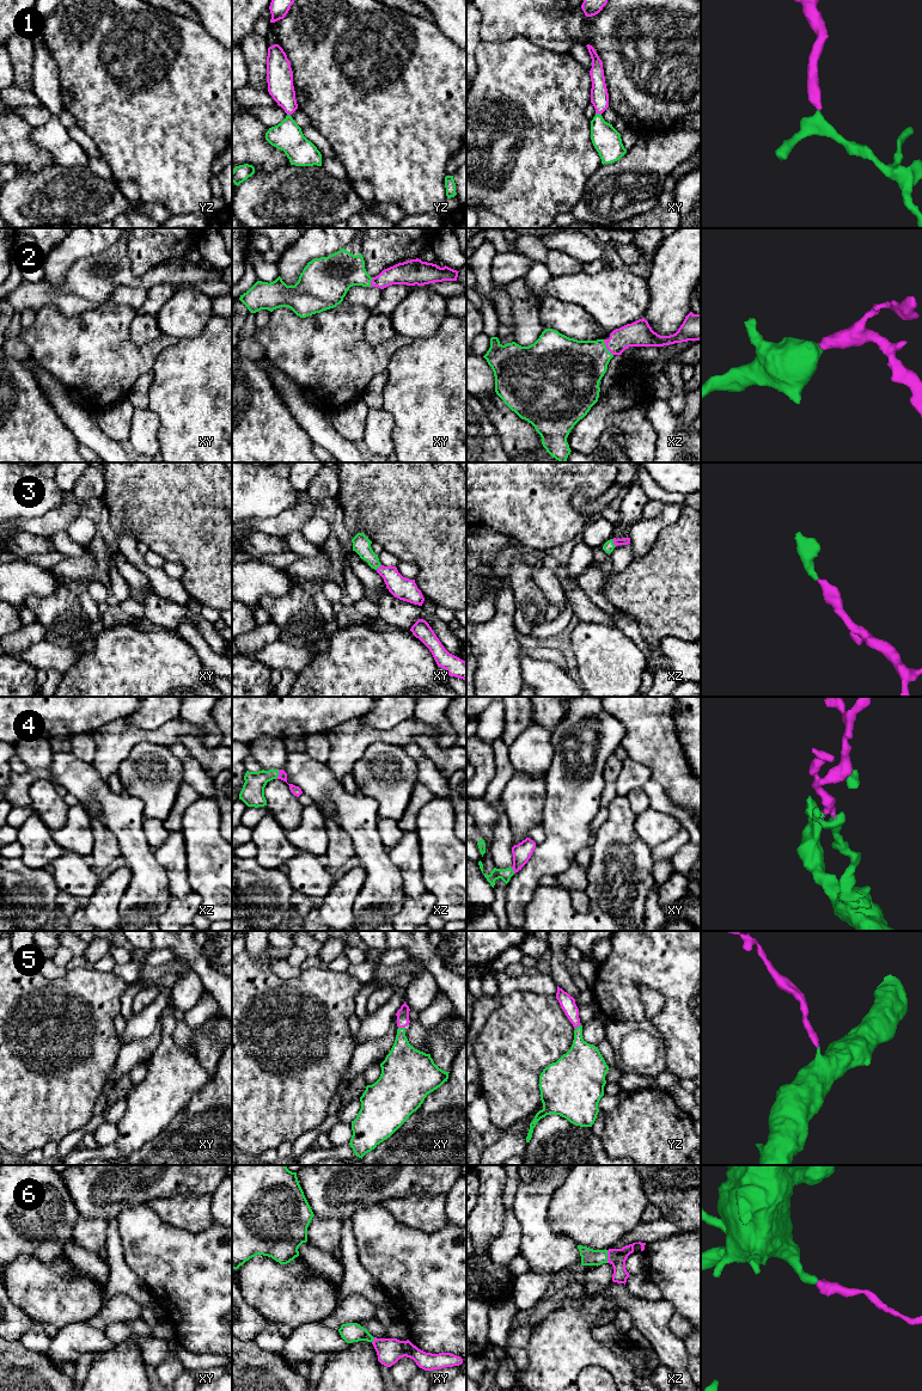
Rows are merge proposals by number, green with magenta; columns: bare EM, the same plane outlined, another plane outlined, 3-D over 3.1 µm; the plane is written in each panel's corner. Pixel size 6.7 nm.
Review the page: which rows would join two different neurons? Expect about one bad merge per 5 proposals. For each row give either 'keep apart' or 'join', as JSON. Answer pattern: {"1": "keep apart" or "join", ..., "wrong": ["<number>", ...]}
{"1": "join", "2": "join", "3": "join", "4": "join", "5": "join", "6": "join", "wrong": []}

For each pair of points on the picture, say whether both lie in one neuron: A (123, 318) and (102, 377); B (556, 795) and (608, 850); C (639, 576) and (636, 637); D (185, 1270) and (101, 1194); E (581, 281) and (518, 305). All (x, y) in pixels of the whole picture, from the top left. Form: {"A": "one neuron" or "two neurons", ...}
{"A": "one neuron", "B": "two neurons", "C": "two neurons", "D": "two neurons", "E": "two neurons"}

